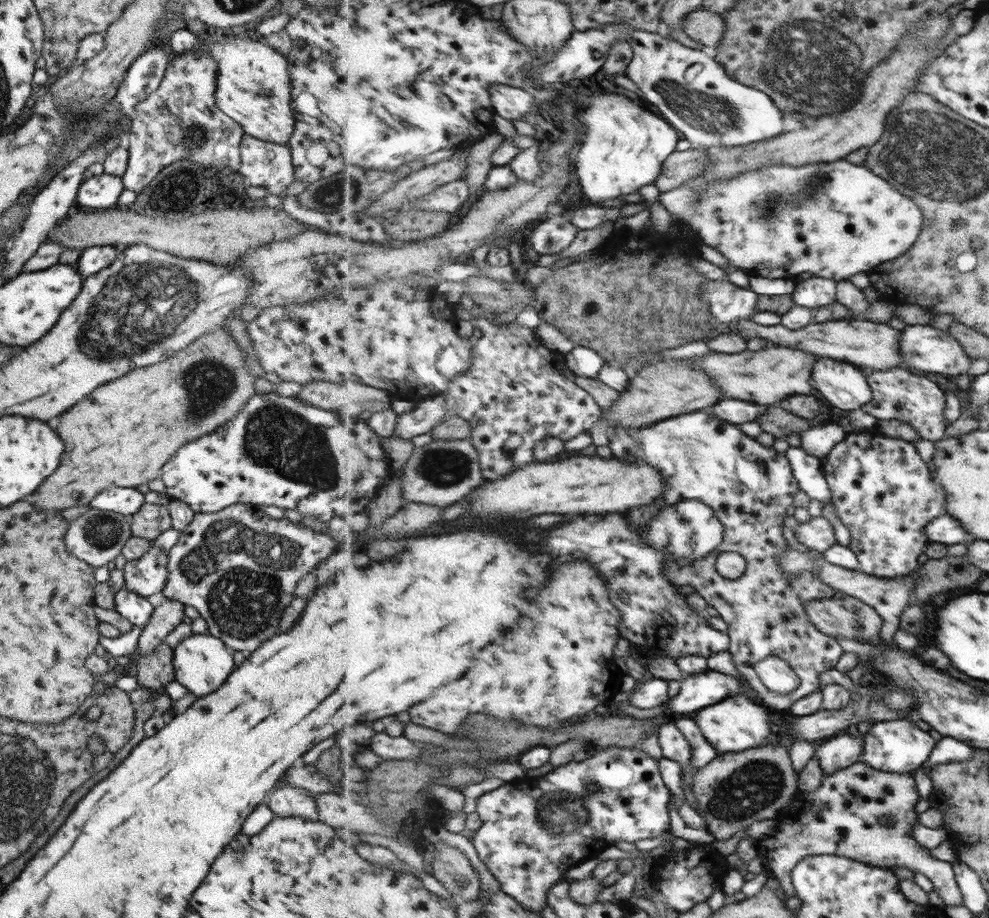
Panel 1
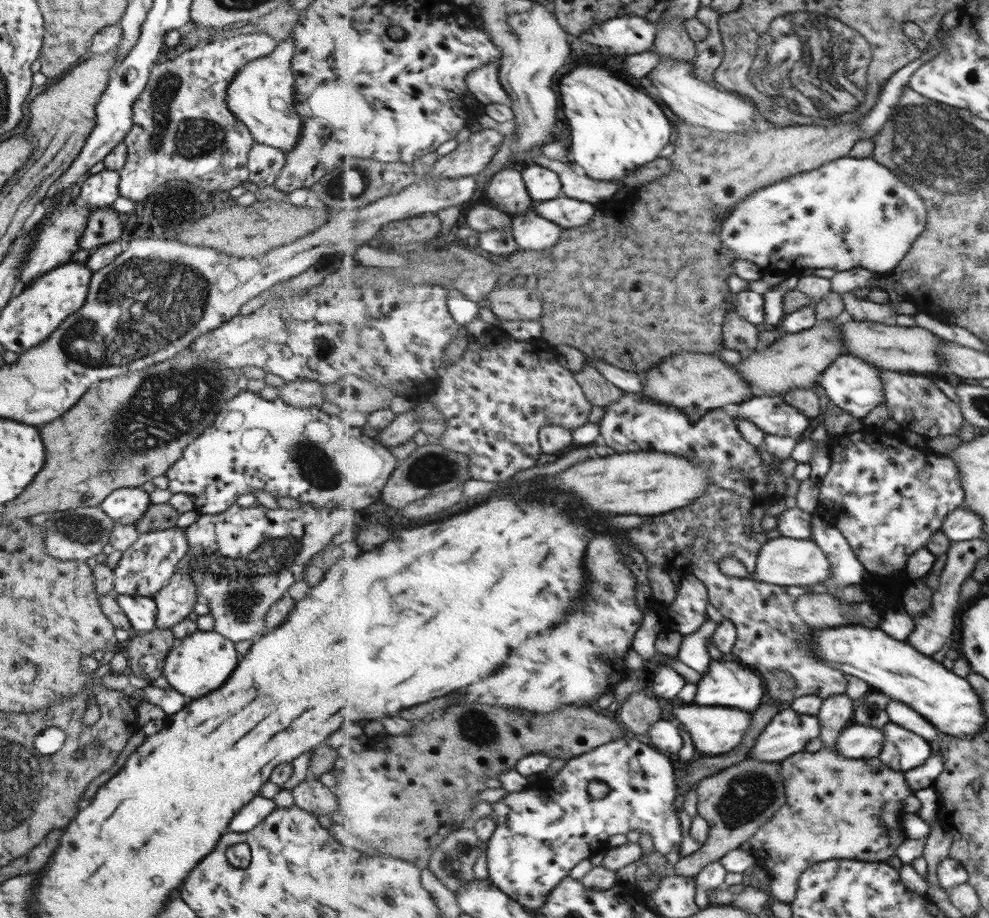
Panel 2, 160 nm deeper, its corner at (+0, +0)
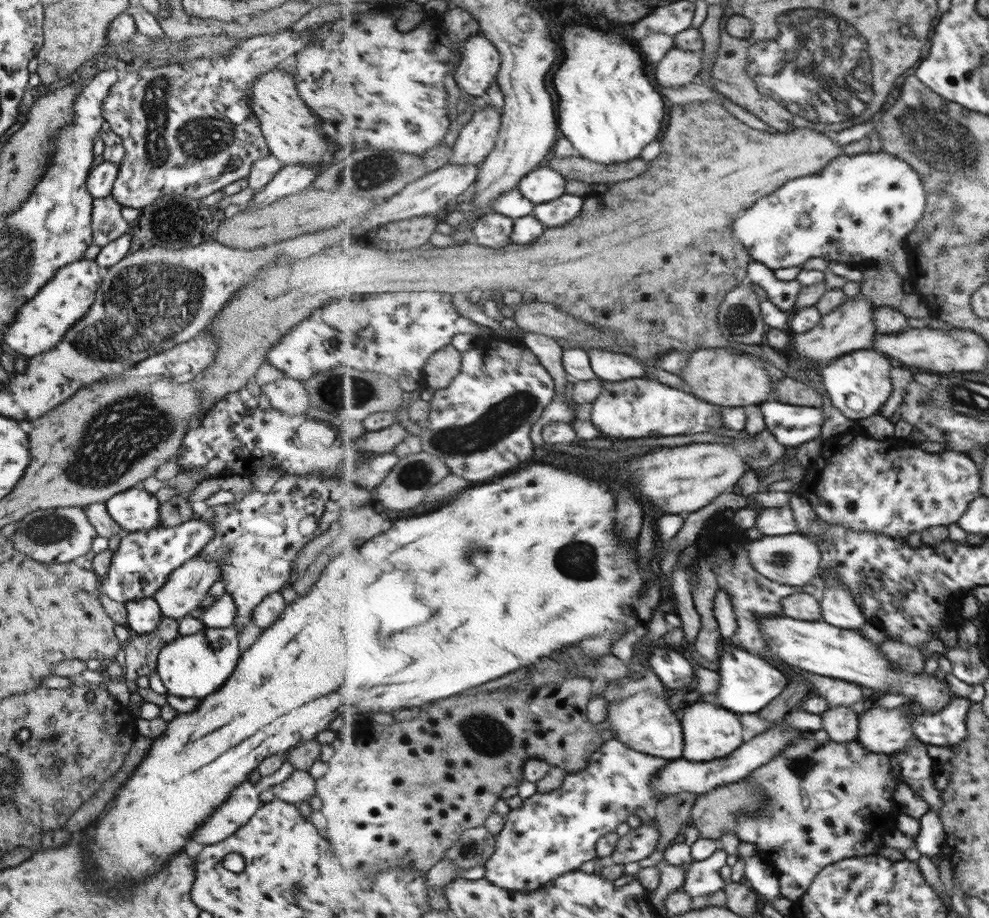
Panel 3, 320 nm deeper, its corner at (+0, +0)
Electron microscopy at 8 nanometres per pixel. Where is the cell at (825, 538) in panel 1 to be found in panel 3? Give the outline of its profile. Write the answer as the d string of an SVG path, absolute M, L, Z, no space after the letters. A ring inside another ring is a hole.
M790 506L772 508L762 507L758 512L756 528L760 529L763 535L786 535L798 532L795 515Z

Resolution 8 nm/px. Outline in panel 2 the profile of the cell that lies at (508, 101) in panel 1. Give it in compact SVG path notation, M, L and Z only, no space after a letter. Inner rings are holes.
M487 63L472 70L465 83L483 105L499 103L512 108L511 95L502 87L499 73L499 63Z

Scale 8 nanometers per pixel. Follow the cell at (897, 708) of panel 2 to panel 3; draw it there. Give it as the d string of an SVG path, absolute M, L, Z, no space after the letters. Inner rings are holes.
M955 697L938 713L910 714L917 738L935 746L963 742L968 738L967 717L973 704L969 698Z

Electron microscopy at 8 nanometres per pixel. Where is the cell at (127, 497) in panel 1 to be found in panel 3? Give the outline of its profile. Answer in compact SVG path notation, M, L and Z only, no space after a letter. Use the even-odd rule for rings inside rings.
M141 487L119 491L104 502L107 514L126 532L155 530L160 526L158 506L154 494Z

